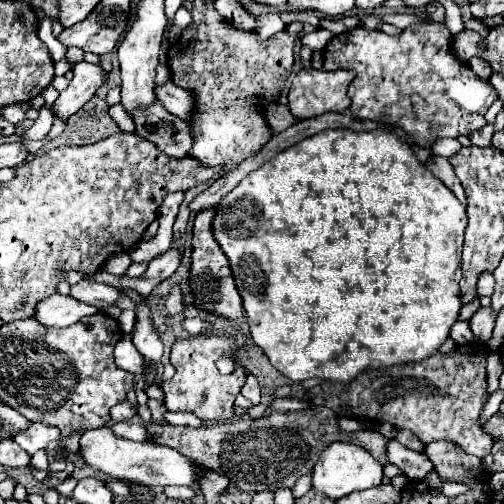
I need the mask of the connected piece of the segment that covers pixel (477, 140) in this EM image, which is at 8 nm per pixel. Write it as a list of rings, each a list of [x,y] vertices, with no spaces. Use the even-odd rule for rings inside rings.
[[[486,124],[486,126],[480,128],[478,132],[472,132],[472,134],[470,134],[470,140],[472,140],[474,146],[490,146],[492,134],[494,134],[494,124]]]

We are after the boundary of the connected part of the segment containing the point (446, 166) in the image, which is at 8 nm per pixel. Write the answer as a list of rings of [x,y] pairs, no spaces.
[[[434,156],[426,166],[428,166],[428,170],[430,170],[436,178],[440,178],[440,180],[456,194],[456,198],[458,198],[462,204],[466,204],[464,188],[462,188],[462,184],[460,184],[460,180],[456,178],[456,174],[454,174],[448,158],[444,158],[444,156]]]

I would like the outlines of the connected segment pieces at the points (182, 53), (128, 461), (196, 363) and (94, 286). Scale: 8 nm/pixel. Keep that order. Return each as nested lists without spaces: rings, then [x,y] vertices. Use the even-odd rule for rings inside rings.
[[[184,2],[184,6],[192,12],[192,24],[182,32],[178,42],[168,52],[168,66],[172,72],[172,82],[182,88],[194,88],[198,92],[198,112],[190,124],[194,146],[190,150],[190,156],[196,158],[202,166],[222,166],[224,172],[230,172],[240,162],[244,162],[250,156],[256,156],[266,142],[272,138],[270,128],[266,128],[266,122],[262,120],[262,112],[258,112],[258,96],[266,96],[276,100],[280,90],[286,84],[286,78],[290,76],[292,64],[294,64],[294,40],[302,34],[288,34],[278,32],[268,42],[258,42],[256,32],[240,32],[230,28],[224,18],[214,8],[194,8],[194,4]]]
[[[96,428],[96,430],[86,430],[80,438],[80,448],[76,452],[86,466],[92,466],[112,478],[126,480],[132,484],[142,484],[142,486],[172,486],[172,484],[184,484],[192,486],[196,482],[196,472],[198,466],[176,452],[174,448],[156,444],[156,442],[134,442],[120,438],[112,432],[112,428]]]
[[[240,330],[236,332],[224,332],[224,334],[198,334],[190,336],[186,340],[176,340],[172,344],[170,362],[176,368],[176,374],[170,382],[162,384],[164,390],[164,406],[170,412],[192,412],[204,422],[226,422],[234,416],[234,398],[246,384],[246,368],[242,366],[238,358],[238,343],[244,341],[246,334]],[[220,356],[230,356],[236,364],[236,370],[232,374],[220,374],[216,368],[216,360]]]
[[[80,280],[78,284],[70,286],[70,296],[86,302],[86,304],[96,304],[98,308],[106,308],[112,306],[118,298],[118,290],[100,282],[90,282],[90,280]]]

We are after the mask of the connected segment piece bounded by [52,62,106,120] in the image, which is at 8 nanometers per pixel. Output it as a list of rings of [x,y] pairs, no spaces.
[[[80,62],[72,68],[72,72],[74,78],[70,80],[68,88],[60,92],[60,96],[52,104],[54,116],[58,116],[60,120],[68,120],[68,116],[76,114],[106,82],[106,72],[96,64]]]

